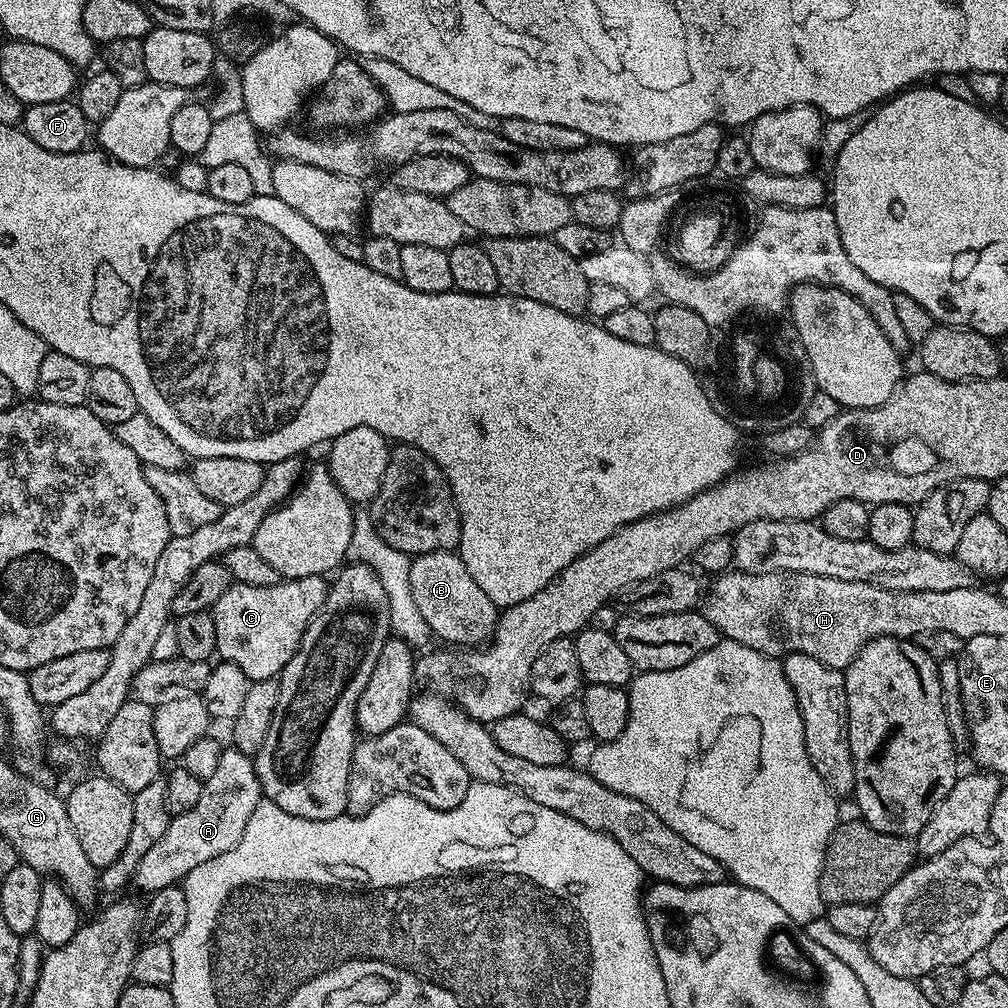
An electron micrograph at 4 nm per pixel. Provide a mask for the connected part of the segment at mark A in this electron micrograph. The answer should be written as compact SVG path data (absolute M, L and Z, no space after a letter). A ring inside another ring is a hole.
M225 747L214 774L204 781L202 798L198 798L194 810L172 816L166 826L166 834L162 834L142 862L138 862L135 887L140 887L145 894L151 894L179 885L190 870L202 866L202 862L210 862L210 858L218 858L218 854L226 854L226 850L238 846L238 838L242 838L242 830L246 830L250 814L254 814L261 802L255 759L242 754L237 748Z

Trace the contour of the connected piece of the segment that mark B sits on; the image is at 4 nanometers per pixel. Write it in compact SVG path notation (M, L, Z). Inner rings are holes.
M455 551L427 552L415 557L410 566L410 589L433 637L441 636L452 646L483 646L492 639L498 619L497 606L486 598L478 582L470 578L466 562Z

